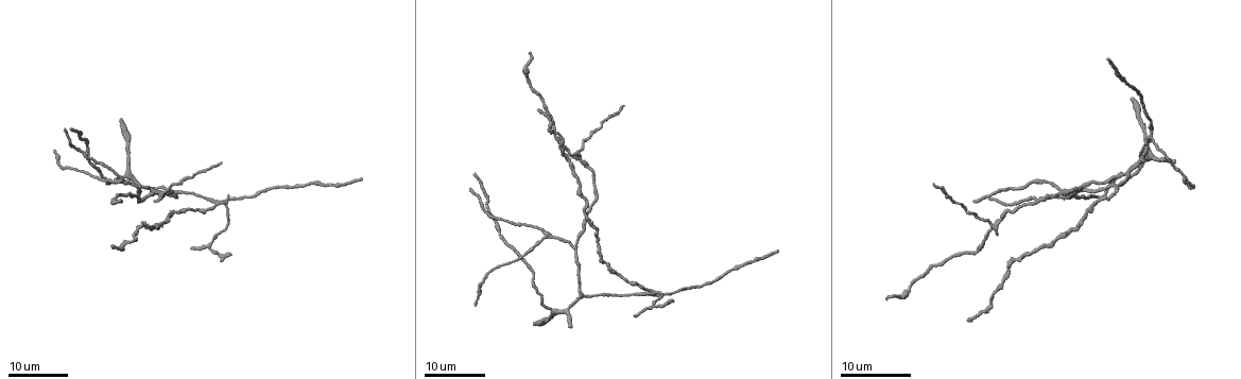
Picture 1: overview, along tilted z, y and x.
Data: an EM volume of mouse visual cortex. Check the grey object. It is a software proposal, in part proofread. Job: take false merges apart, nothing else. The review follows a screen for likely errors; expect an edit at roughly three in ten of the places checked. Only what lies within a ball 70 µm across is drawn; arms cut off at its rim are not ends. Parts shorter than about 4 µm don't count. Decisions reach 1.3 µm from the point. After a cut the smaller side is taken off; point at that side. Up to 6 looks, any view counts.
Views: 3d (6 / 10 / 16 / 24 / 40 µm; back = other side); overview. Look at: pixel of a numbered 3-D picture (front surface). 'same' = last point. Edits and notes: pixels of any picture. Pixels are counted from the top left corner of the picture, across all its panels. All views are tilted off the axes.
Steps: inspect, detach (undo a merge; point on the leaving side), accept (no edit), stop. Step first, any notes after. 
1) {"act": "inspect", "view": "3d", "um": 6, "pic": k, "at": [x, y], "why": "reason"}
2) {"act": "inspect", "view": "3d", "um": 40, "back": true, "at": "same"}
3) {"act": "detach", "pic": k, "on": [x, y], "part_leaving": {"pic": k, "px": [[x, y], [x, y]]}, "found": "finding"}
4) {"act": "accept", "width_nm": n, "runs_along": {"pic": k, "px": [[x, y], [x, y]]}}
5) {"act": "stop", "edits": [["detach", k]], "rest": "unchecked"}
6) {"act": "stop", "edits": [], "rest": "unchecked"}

{"act": "inspect", "view": "3d", "um": 16, "pic": 1, "at": [553, 311], "why": "three arms meet"}

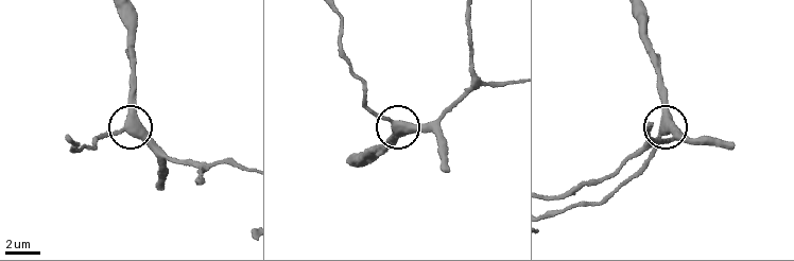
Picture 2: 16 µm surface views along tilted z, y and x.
{"act": "inspect", "view": "3d", "um": 6, "pic": 2, "at": [660, 128], "why": "zoom in"}

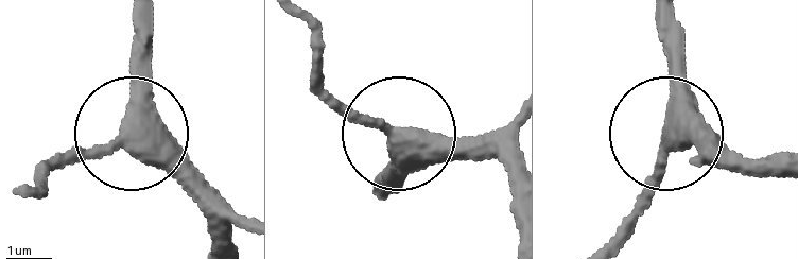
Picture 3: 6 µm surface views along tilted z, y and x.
{"act": "inspect", "view": "3d", "um": 6, "back": true, "pic": 3, "at": [671, 128]}

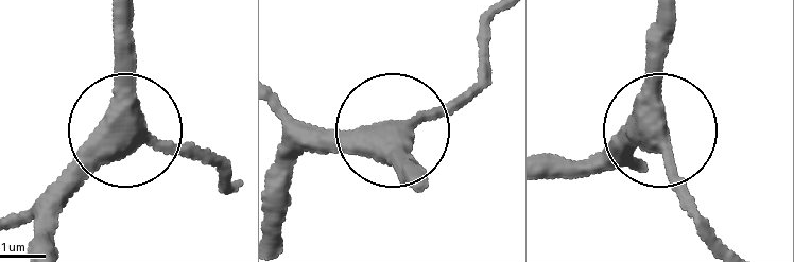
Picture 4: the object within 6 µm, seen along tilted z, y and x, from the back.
{"act": "accept", "arms": 3, "runs_along": {"pic": 4, "px": [[15, 220], [66, 195], [120, 149], [128, 19]]}, "found": "continuous, no second neuron"}

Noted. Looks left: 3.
{"act": "inspect", "view": "3d", "um": 24, "pic": 1, "at": [580, 297], "why": "three arms meet"}

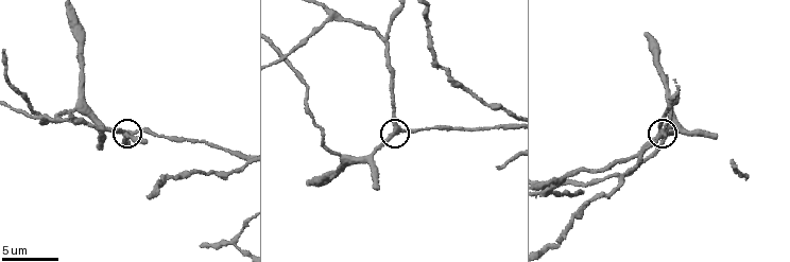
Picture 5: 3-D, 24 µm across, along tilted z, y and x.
{"act": "inspect", "view": "3d", "um": 6, "pic": 5, "at": [396, 132], "why": "zoom in"}

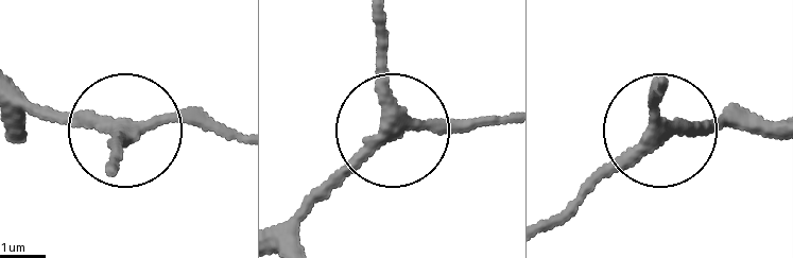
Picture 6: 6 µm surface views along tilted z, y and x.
{"act": "inspect", "view": "3d", "um": 6, "back": true, "pic": 6, "at": [658, 137]}

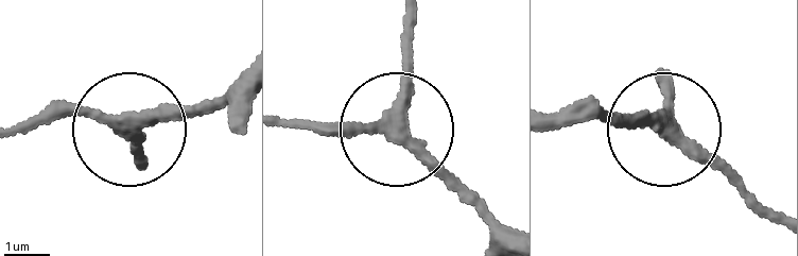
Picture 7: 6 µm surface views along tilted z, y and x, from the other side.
{"act": "accept", "side_arm_um": 38, "runs_along": {"pic": 7, "px": [[31, 132], [94, 116], [143, 129], [232, 89]]}, "found": "continuous, no second neuron"}

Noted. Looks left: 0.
{"act": "stop", "edits": [], "rest": "unchecked"}

